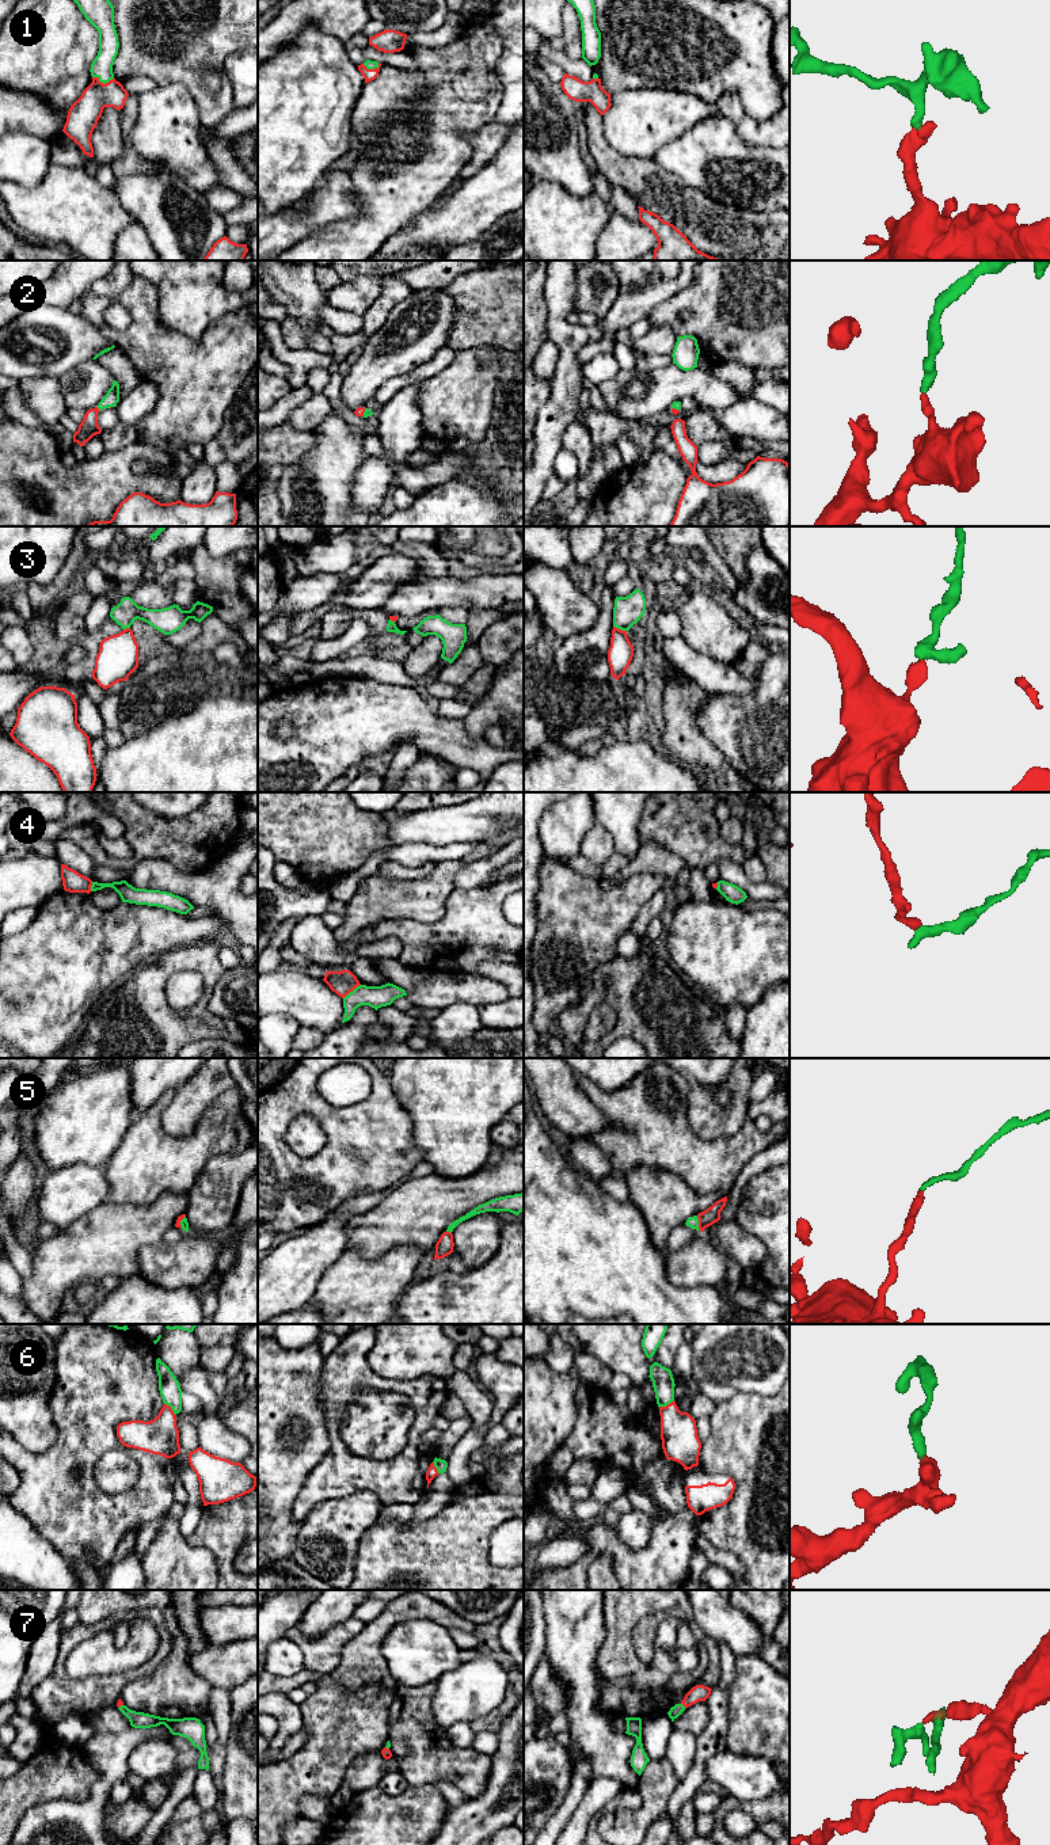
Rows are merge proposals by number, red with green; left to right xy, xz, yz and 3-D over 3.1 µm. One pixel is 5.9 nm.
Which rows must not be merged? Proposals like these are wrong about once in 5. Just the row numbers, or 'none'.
4

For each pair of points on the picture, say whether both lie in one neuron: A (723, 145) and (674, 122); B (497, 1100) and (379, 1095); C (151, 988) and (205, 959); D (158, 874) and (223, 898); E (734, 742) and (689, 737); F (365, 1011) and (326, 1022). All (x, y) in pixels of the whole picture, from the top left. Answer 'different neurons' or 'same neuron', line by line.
A: different neurons
B: different neurons
C: same neuron
D: same neuron
E: different neurons
F: different neurons

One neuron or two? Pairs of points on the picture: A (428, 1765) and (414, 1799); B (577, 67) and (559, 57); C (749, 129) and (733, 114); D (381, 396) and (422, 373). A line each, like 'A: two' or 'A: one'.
A: two
B: one
C: two
D: one

